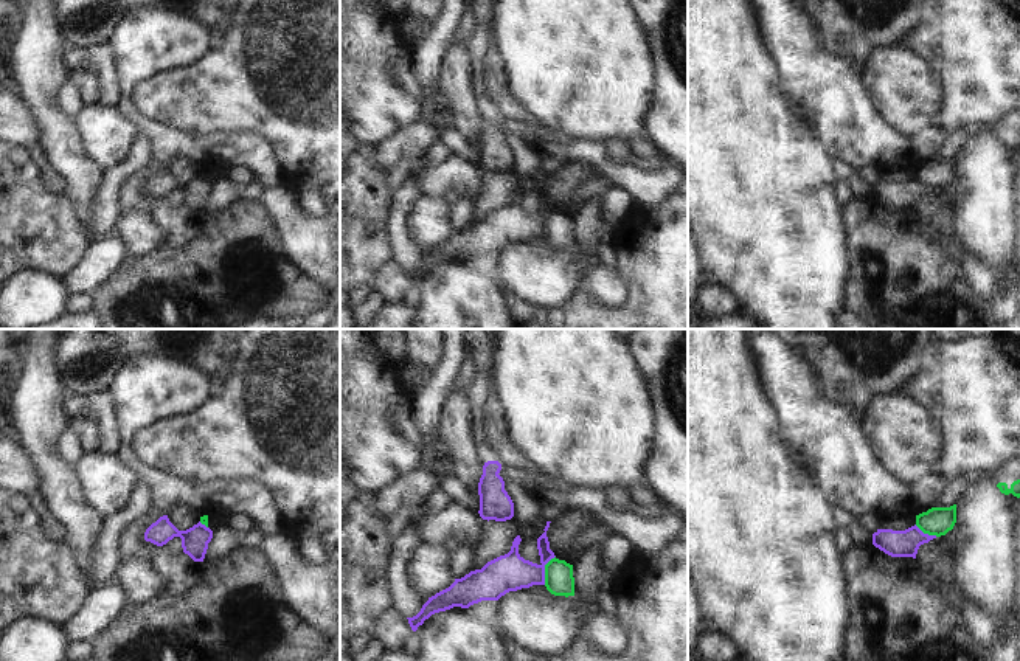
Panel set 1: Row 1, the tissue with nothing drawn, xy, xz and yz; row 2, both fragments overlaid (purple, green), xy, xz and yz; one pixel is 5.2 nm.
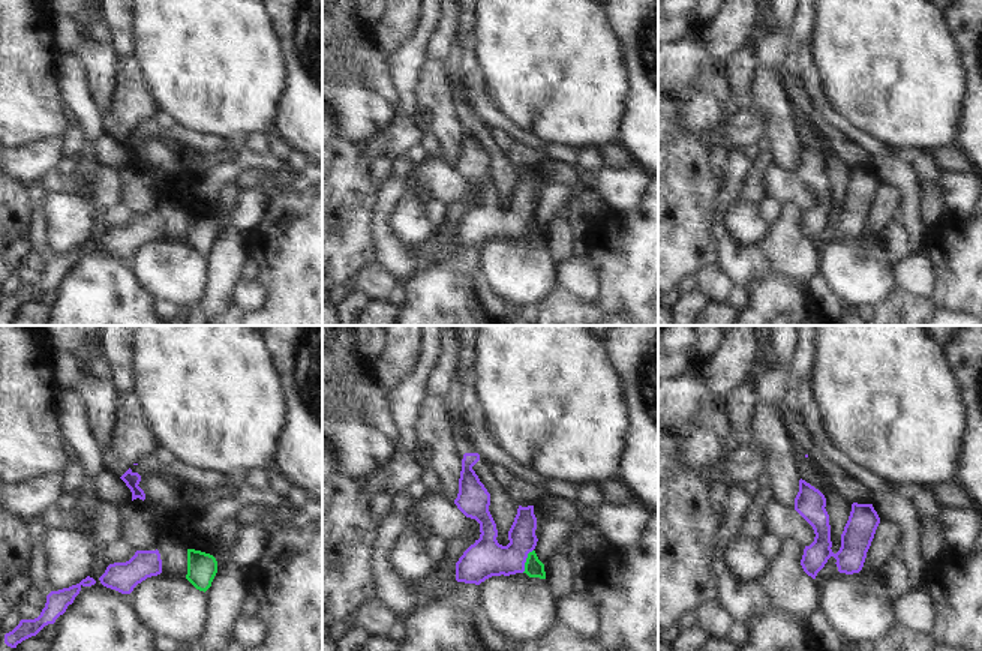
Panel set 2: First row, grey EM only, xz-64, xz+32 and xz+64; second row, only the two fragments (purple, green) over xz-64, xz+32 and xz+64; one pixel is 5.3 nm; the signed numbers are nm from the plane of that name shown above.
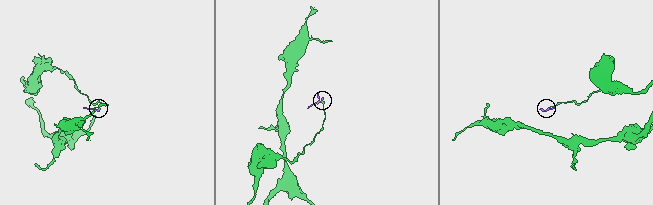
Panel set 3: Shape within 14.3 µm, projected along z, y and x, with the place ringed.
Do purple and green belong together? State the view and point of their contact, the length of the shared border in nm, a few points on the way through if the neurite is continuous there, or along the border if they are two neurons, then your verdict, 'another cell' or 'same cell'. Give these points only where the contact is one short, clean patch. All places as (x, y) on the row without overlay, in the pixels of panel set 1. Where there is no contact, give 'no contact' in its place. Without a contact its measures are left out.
meets purple in xz at (544, 222); contact 160 nm long; border along xz (555, 208), (545, 218), (544, 236); another cell

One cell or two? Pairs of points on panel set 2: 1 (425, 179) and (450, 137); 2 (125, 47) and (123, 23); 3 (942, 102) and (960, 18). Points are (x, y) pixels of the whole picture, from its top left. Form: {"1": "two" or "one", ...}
{"1": "two", "2": "one", "3": "two"}

